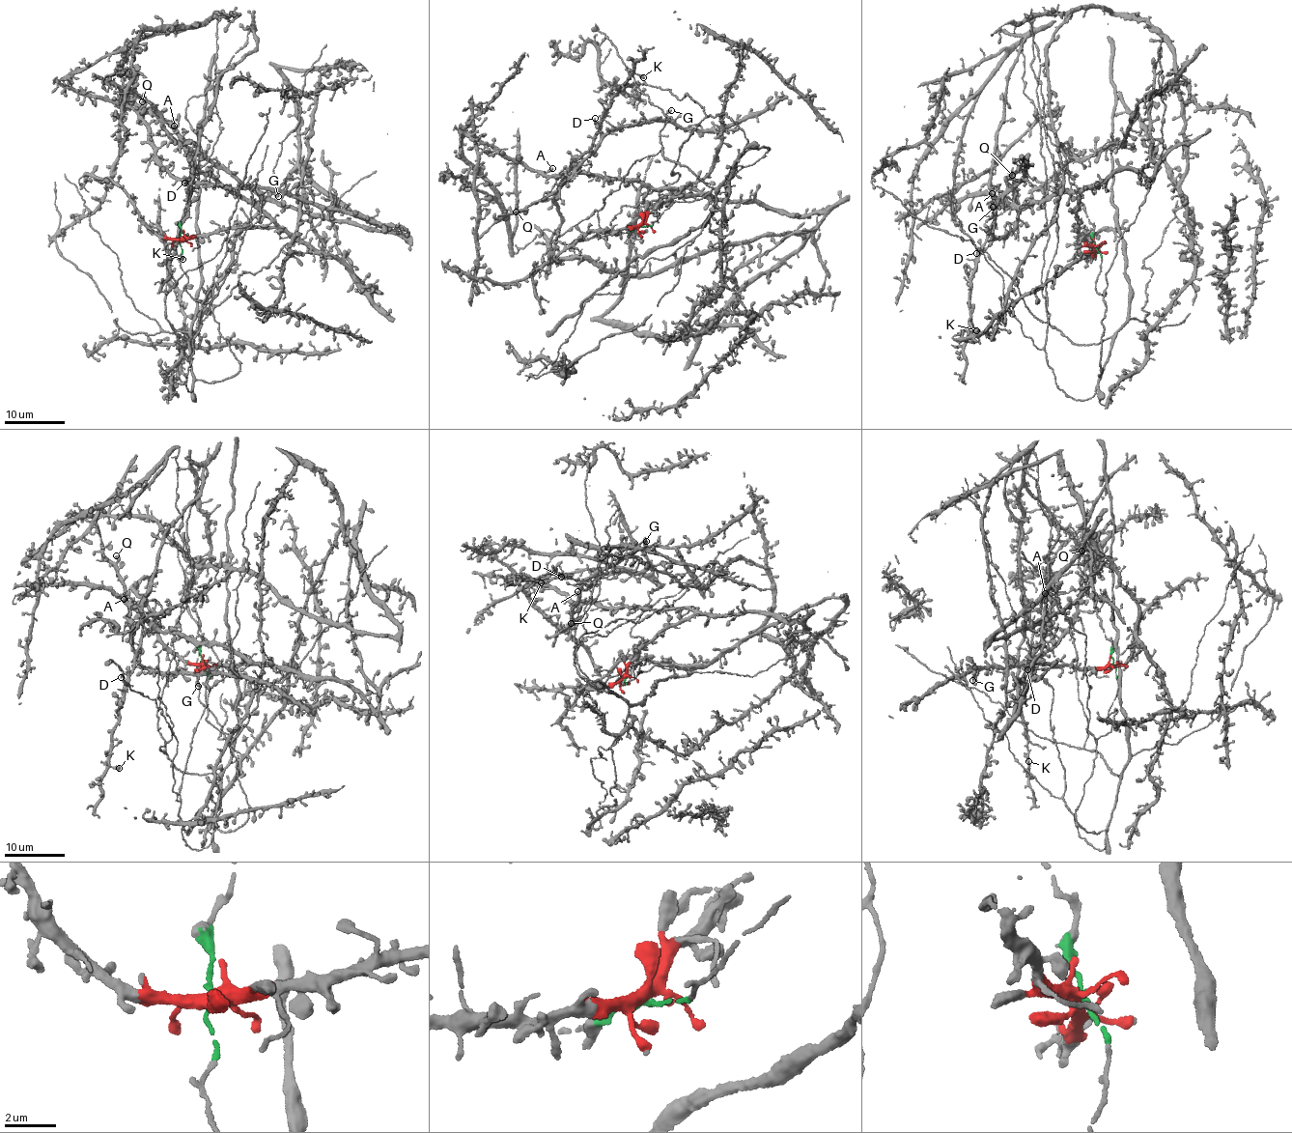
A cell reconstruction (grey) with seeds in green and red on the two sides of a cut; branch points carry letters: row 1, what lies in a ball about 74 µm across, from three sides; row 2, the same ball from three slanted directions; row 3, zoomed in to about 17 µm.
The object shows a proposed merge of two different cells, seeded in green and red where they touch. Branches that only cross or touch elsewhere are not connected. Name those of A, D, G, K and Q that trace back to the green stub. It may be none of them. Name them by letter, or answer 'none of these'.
D, K

